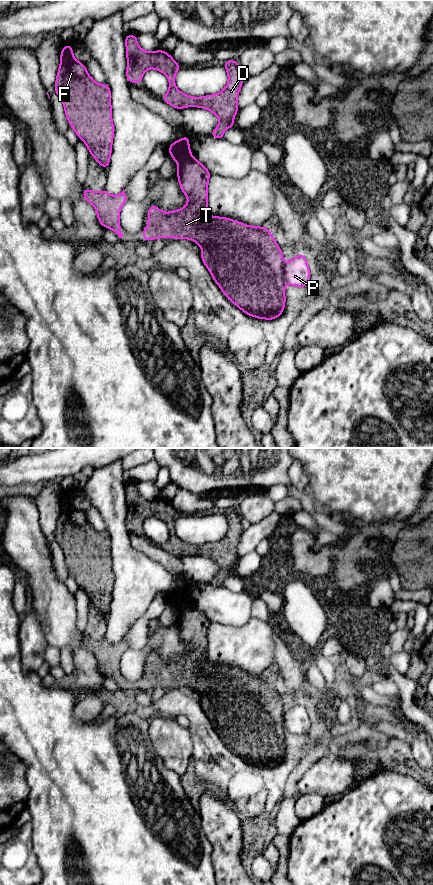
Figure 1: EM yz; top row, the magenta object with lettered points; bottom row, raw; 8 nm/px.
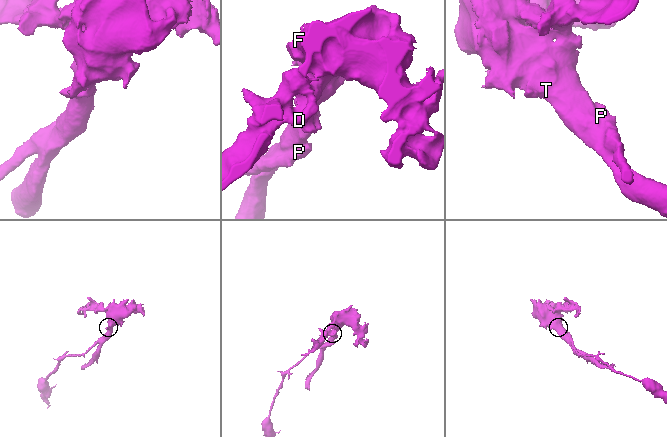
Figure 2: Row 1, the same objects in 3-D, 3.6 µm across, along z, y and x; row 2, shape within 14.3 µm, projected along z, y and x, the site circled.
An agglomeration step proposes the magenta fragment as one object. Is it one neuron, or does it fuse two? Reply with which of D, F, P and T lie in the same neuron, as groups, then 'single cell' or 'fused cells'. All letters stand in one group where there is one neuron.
D F T / P | fused cells

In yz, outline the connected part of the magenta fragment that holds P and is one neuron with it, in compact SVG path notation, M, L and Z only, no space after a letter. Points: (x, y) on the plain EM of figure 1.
M300 701L283 713L285 730L292 734L305 736L311 725L306 704Z

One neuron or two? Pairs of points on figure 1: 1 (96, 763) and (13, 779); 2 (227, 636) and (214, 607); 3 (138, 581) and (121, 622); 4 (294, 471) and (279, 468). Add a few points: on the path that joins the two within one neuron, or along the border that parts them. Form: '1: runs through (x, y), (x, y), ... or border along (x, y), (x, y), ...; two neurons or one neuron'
1: border along (19, 760), (26, 768), (28, 800); two neurons
2: border along (211, 621), (231, 625), (243, 625), (245, 623); two neurons
3: runs through (133, 591), (124, 612); one neuron
4: border along (293, 460), (288, 469), (289, 482); two neurons

